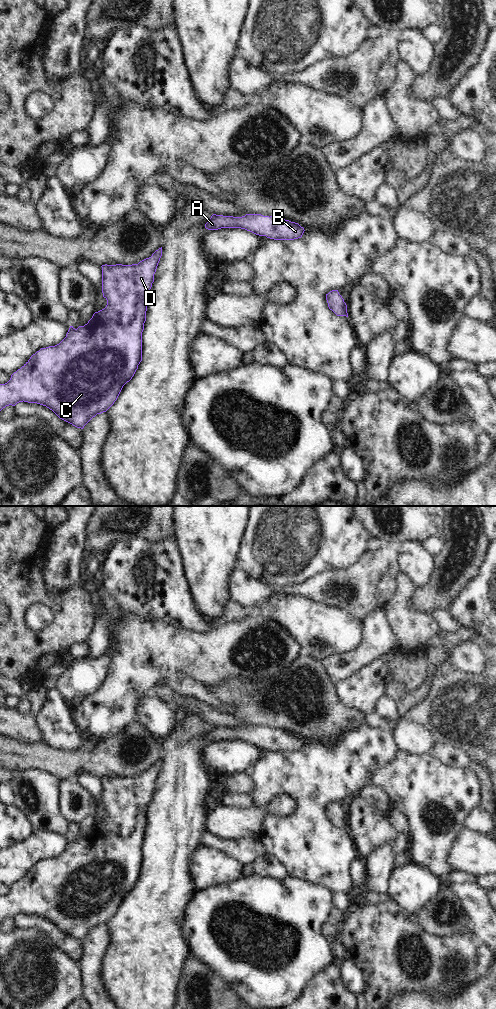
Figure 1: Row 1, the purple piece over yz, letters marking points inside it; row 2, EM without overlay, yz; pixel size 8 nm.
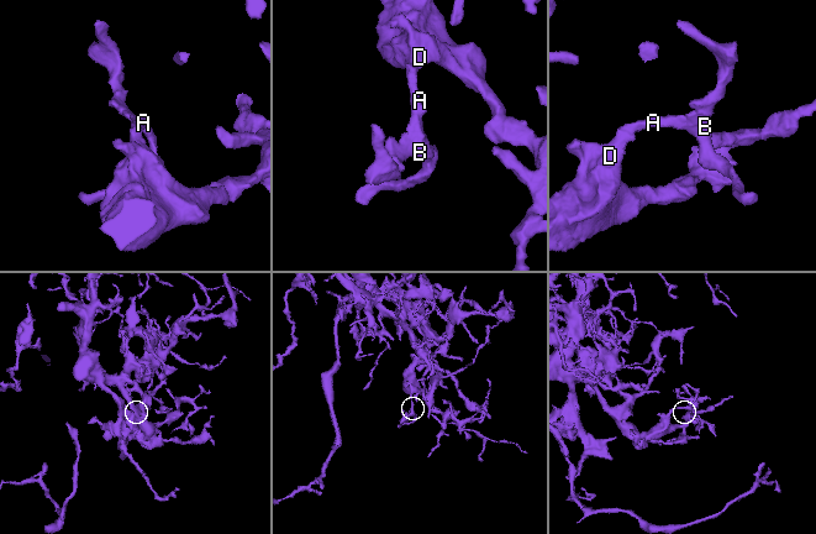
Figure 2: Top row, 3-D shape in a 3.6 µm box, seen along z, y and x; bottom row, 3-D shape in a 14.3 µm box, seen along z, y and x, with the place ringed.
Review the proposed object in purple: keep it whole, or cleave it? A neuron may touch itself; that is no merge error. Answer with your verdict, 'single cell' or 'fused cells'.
single cell

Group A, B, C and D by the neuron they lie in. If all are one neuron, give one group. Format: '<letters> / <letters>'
A B C D

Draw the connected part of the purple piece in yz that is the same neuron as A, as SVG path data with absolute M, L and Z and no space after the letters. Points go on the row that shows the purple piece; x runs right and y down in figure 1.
M213 214L205 224L205 228L208 230L241 228L274 240L298 239L305 231L298 223L261 214L246 214L242 217Z

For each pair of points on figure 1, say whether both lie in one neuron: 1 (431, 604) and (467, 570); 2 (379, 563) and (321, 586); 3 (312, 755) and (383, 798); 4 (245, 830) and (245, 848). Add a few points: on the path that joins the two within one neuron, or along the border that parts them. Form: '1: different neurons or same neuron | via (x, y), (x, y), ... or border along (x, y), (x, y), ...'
1: same neuron | via (440, 595), (458, 577)
2: same neuron | via (365, 573), (359, 579), (335, 579)
3: different neurons | border along (366, 785), (360, 793)
4: different neurons | border along (222, 838), (257, 839)

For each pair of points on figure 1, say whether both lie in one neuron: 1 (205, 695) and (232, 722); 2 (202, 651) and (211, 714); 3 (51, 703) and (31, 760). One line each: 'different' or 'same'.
1: different
2: different
3: different

